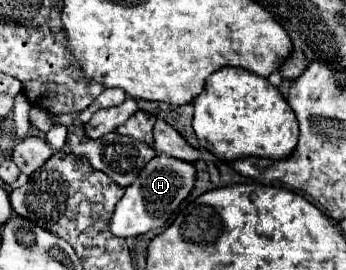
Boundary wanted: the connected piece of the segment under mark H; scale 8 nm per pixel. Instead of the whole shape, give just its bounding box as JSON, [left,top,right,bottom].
[111,155,195,237]

